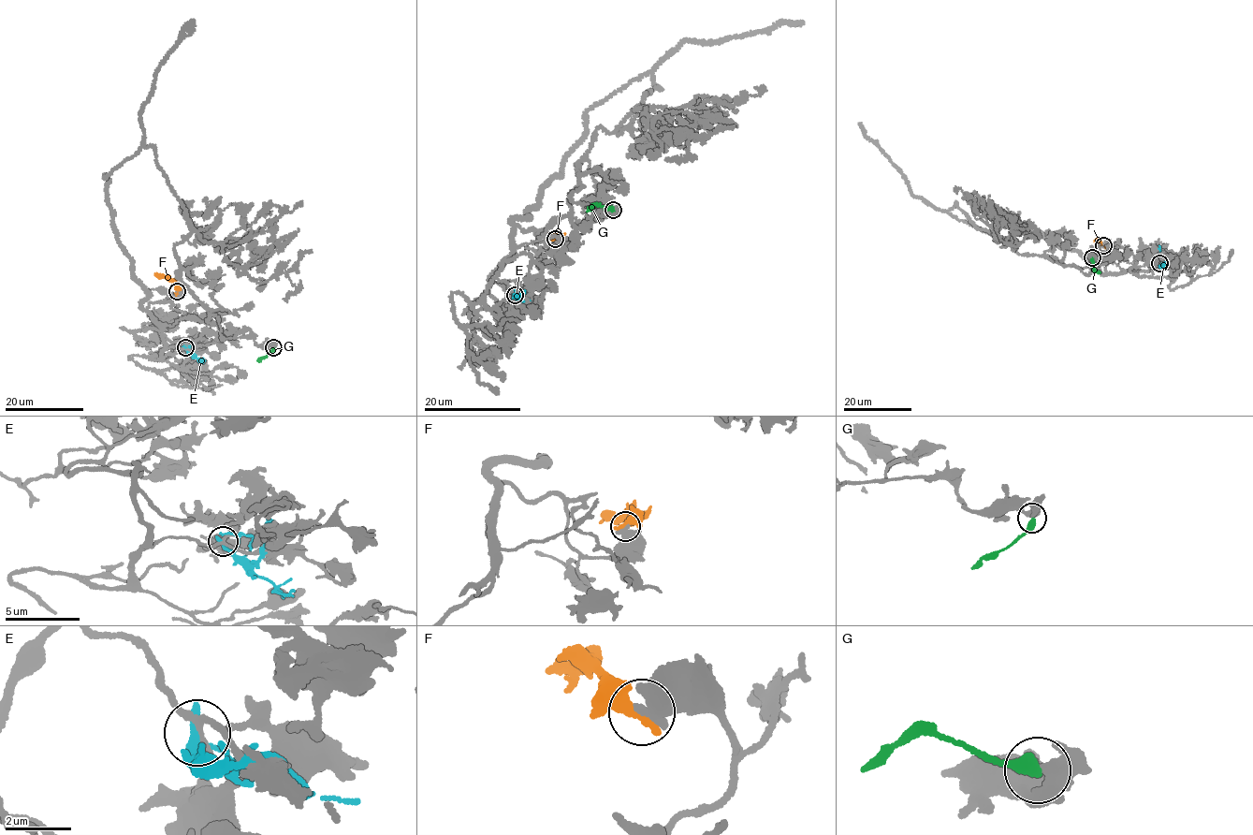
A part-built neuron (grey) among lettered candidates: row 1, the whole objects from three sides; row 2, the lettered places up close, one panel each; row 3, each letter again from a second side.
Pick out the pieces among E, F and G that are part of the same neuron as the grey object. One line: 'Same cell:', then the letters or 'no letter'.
Same cell: no letter

